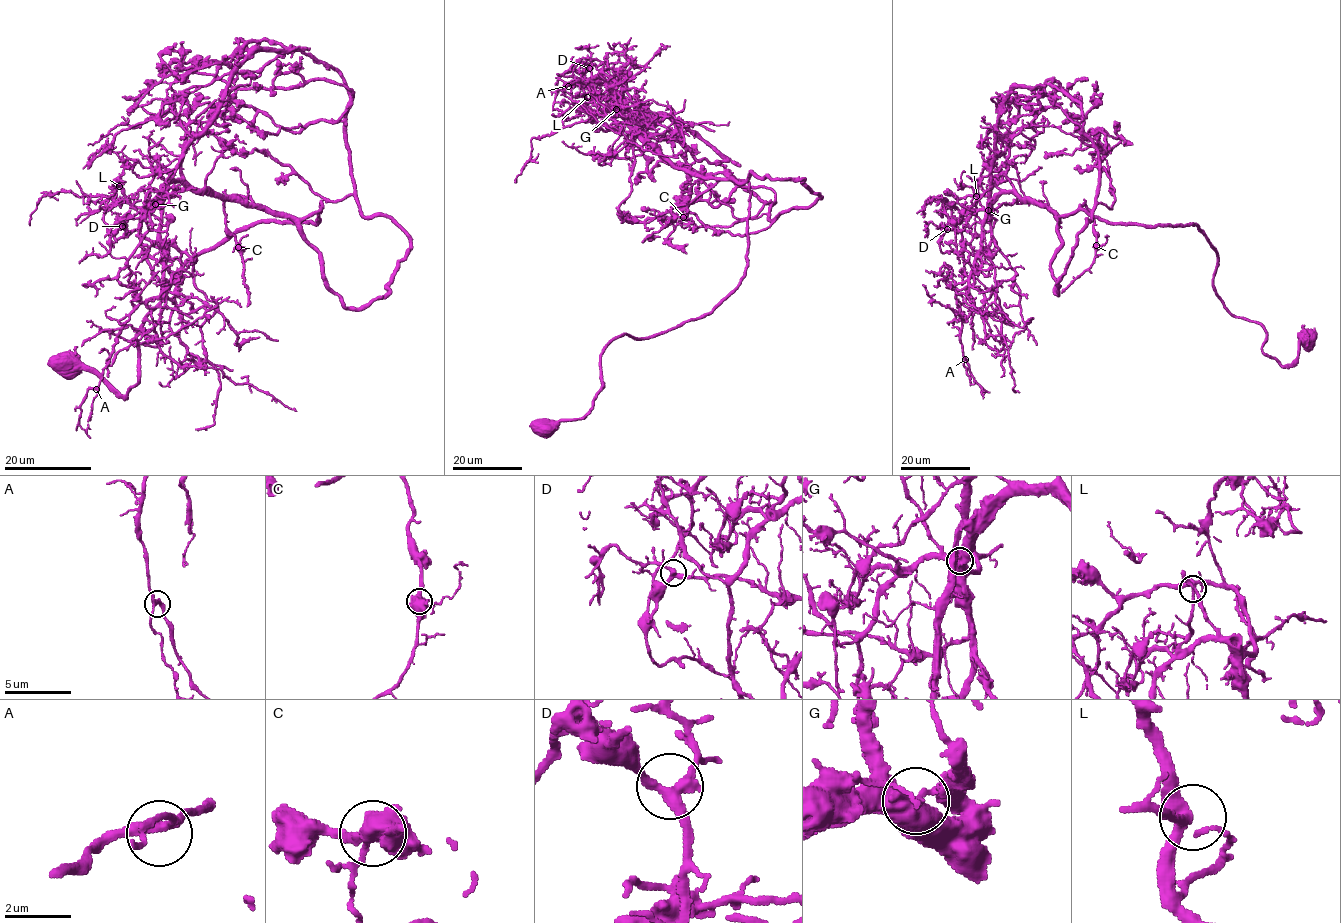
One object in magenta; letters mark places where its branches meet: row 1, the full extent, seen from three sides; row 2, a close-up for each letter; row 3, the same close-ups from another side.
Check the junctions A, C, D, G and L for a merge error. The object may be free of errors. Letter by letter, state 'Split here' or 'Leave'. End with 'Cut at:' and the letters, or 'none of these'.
A: Leave
C: Leave
D: Leave
G: Split here
L: Leave
Cut at: G

